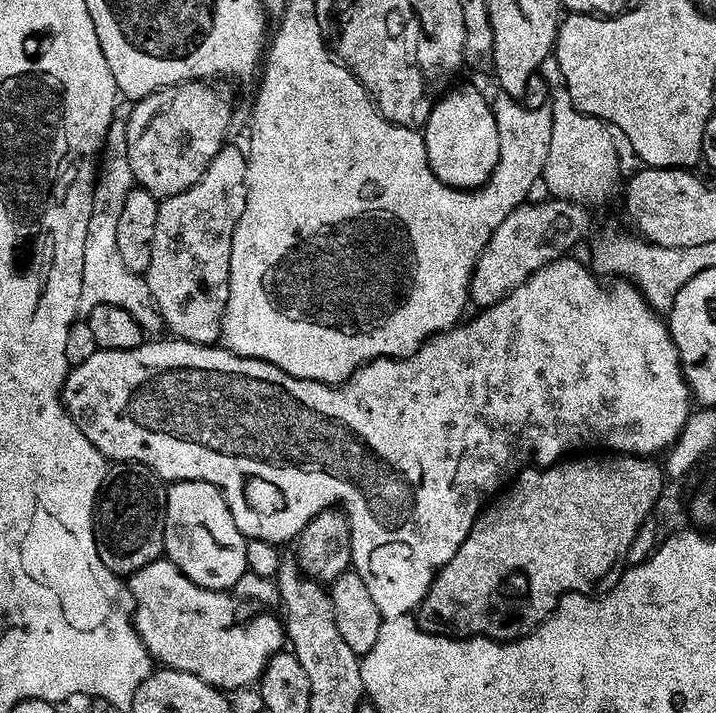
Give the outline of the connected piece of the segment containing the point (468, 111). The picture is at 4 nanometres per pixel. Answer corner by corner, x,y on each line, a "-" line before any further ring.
464,88
461,92
449,91
440,97
433,108
427,124
422,129
426,142
428,161
432,173
446,186
461,190
475,190
492,180
494,170
500,164
500,124
492,113
492,104
476,88

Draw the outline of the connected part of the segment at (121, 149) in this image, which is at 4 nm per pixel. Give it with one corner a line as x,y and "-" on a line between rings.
117,118
112,121
108,131
108,139
104,142
102,159
98,164
98,179
94,194
94,214
90,214
90,234
86,234
86,266
82,274
82,298
80,299
80,316
86,318
98,306
122,306
126,314
134,314
134,318
144,327
145,333
161,331
164,320
156,309
154,298
150,294
150,286
144,276
134,274
122,263
122,254
118,254
118,221
122,218
122,210
126,210
126,198
137,187
134,170
130,170
130,150
128,149
128,121

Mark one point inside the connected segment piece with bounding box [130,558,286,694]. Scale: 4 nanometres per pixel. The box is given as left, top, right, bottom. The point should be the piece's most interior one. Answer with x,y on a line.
186,628

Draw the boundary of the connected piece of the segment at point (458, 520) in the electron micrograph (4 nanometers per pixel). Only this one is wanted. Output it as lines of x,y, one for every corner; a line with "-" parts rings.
575,258
559,260
550,266
546,266
542,270
538,270
538,274
534,274
525,284
515,288
505,300
498,302
493,308
483,309
483,311
479,313
480,317
478,317
477,320
470,321
471,319
469,319
467,322
451,328
449,332
441,332
440,335
432,337
427,344
423,344
412,356
406,356
402,360
376,360
372,364
367,364
366,367
358,369
348,383
339,386
314,382
313,380
299,380
290,374
286,374
278,366
267,364
262,360
251,360
250,358
236,356
223,346
191,344
188,340
178,340
175,338
160,340
157,344
145,342
142,347
135,348
129,352
98,351
94,354
94,358
75,365
74,370
69,371
68,381
64,384
62,393
64,407
67,408
68,413
71,414
76,425
82,430
82,434
86,434
86,438
90,438
90,442
94,442
94,446
99,449
110,462
144,464
147,468
153,468
165,482
204,480
207,484
213,484
226,498
226,502
234,514
234,522
238,526
238,530
248,540
265,540
277,546
285,546
284,544
288,543
288,545
291,545
293,542
299,540
302,533
306,530
306,526
310,526
310,522
314,518
318,518
318,514
322,514
327,508
341,508
344,513
347,514
348,524
352,528
352,568
362,578
362,582
366,582
366,590
370,590
370,598
374,598
381,617
383,617
384,620
393,620
394,618
402,618
403,616
412,616
413,613
419,609
420,605
424,603
424,599
428,597
428,591
431,590
432,583
436,581
437,574
452,561
454,554
458,554
458,550
462,550
462,546
467,542
468,536
472,533
473,528
476,527
476,519
479,518
480,513
484,511
489,501
497,494
503,493
505,489
519,477
521,472
526,472
529,468
550,468
553,464
559,464
573,454
619,454
622,456
656,458
659,457
659,452
660,455
667,453
668,449
676,443
677,438
682,434
688,417
691,416
694,411
694,404
690,399
690,389
687,380
684,378
684,367
680,365
680,355
678,354
676,343
672,337
671,327
666,323
665,317
661,315
661,313
648,305
647,298
640,293
639,288
637,288
635,284
631,282
616,282
613,283
616,284
613,288
603,288
600,284
603,284
601,277
597,276
589,265
581,264
580,261

